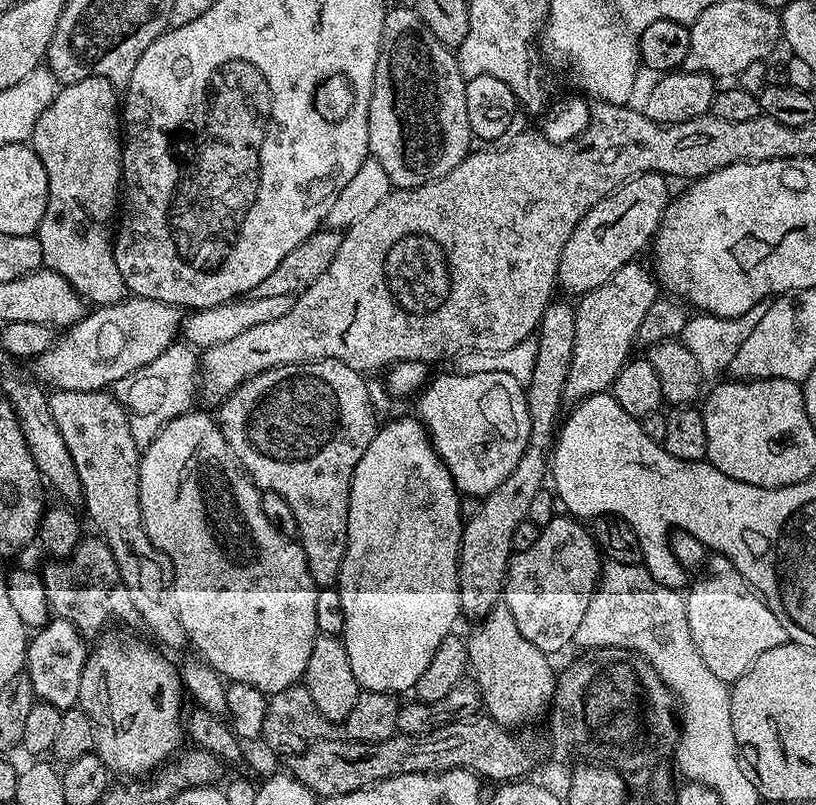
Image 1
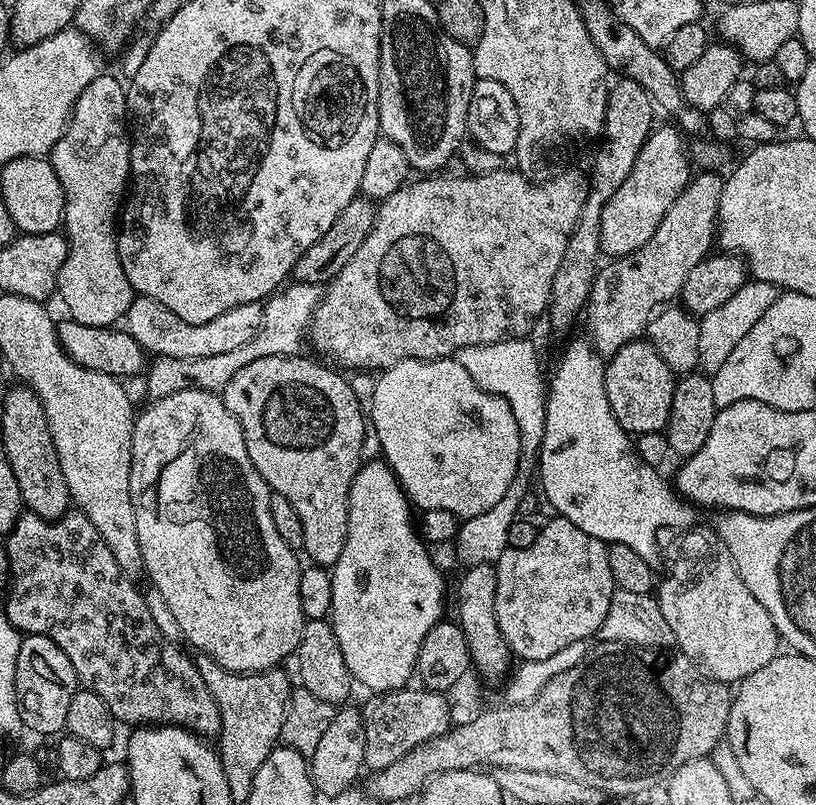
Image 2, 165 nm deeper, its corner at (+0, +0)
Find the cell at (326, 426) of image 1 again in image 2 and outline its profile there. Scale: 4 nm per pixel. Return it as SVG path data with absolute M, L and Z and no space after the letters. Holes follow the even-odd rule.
M304 354L258 358L258 362L242 366L242 370L230 378L222 399L226 410L240 420L242 434L246 438L246 450L258 474L262 474L272 492L282 494L282 498L286 498L290 506L298 510L304 535L303 555L308 555L313 565L331 569L338 562L338 554L342 554L342 546L346 546L348 495L352 480L362 463L360 455L366 412L354 394L349 377L335 367L316 360L307 360Z

